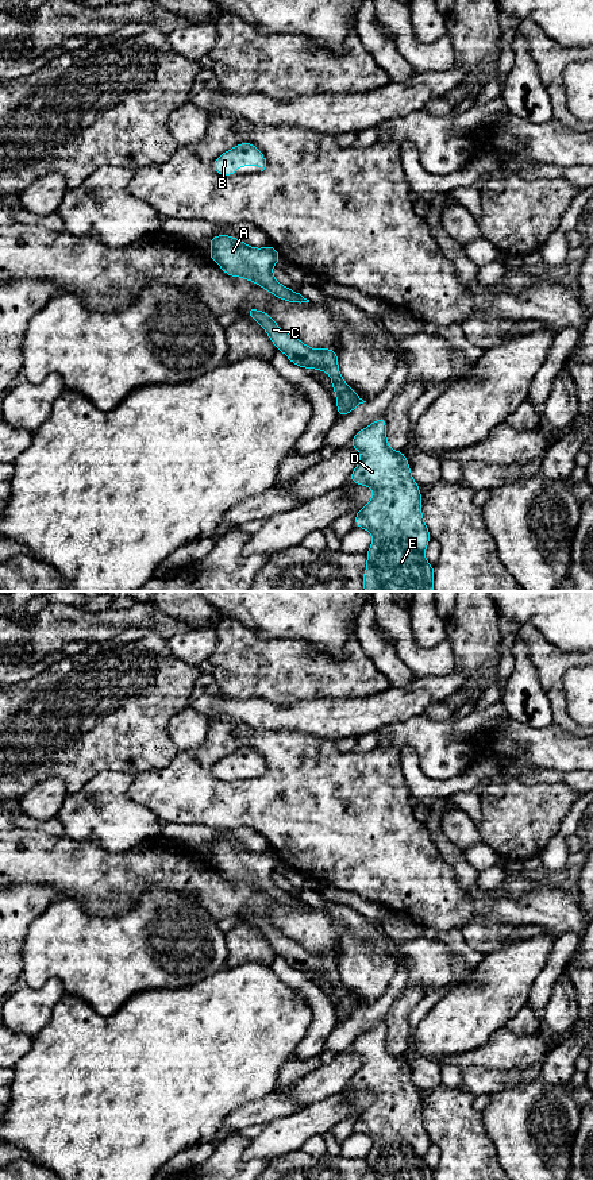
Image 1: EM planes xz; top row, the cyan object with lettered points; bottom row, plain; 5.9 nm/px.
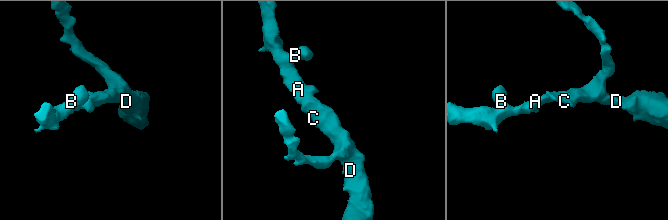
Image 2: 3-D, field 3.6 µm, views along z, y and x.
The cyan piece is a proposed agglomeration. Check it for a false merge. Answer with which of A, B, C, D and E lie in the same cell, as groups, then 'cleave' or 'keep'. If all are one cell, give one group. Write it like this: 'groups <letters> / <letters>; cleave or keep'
groups A B C D E; keep

